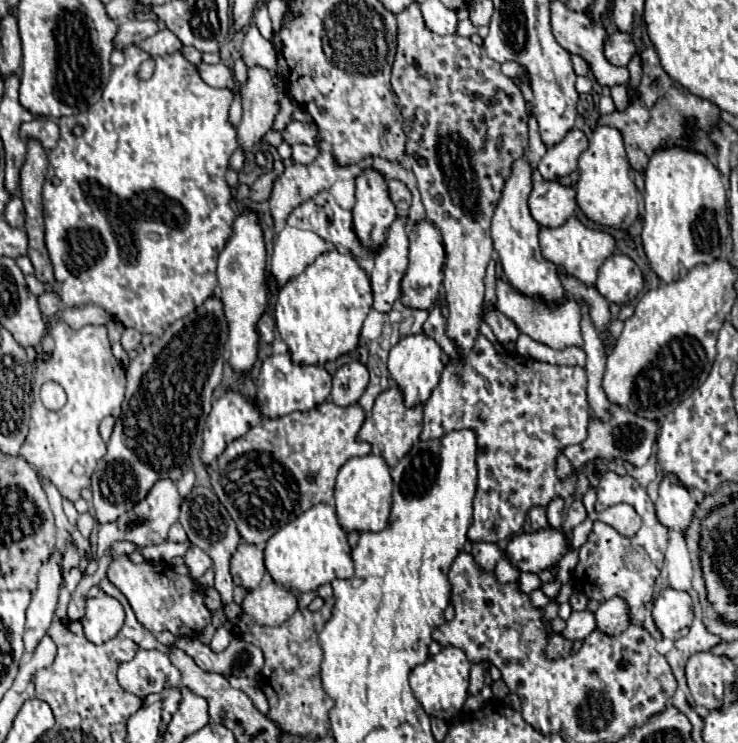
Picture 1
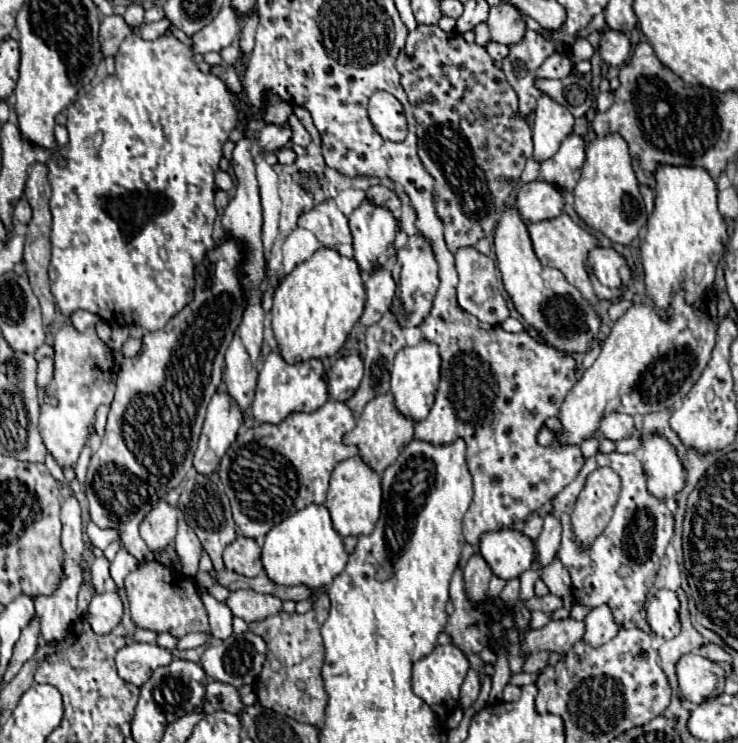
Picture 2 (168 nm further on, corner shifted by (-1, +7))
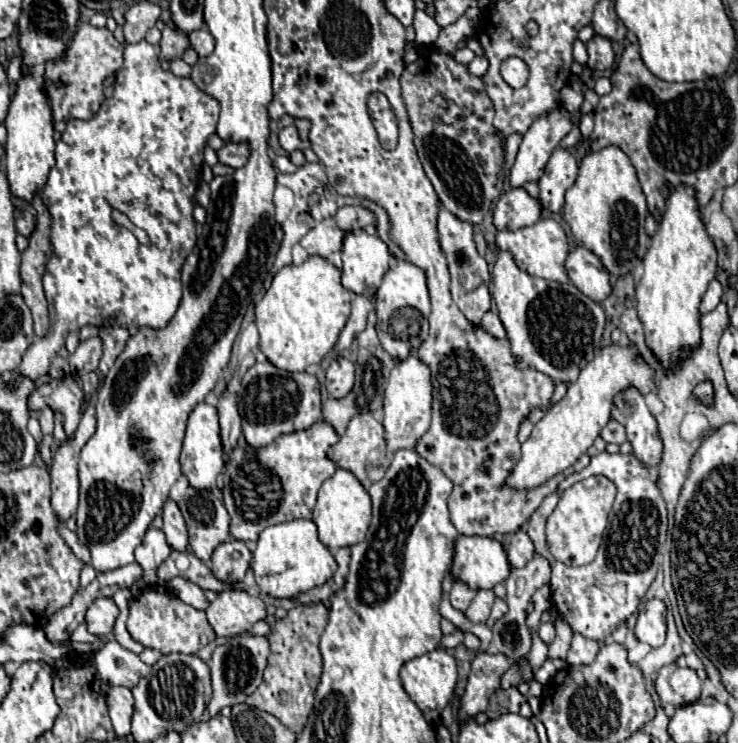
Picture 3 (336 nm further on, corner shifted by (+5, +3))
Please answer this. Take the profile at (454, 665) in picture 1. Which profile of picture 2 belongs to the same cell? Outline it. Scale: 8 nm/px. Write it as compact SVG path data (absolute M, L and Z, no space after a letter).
M438 645L430 655L414 663L412 669L412 689L418 697L422 697L430 709L436 713L440 721L446 721L448 715L458 707L460 687L464 683L468 671L468 659L456 645Z

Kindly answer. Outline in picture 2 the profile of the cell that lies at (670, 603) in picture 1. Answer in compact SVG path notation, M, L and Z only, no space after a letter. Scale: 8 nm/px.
M660 589L650 599L650 603L646 607L646 615L648 615L648 623L650 623L652 631L658 637L672 639L680 633L678 609L680 609L680 599L670 589Z

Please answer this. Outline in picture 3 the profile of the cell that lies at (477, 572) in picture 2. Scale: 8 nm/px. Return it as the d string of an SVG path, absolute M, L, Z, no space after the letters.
M456 581L452 591L450 591L450 601L452 601L452 607L458 609L458 611L466 611L472 603L472 597L476 593L472 589L468 589L468 585L464 585L462 581Z

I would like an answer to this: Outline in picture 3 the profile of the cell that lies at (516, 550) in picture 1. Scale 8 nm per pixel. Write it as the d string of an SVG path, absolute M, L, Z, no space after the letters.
M460 535L454 543L450 573L478 591L502 583L510 575L510 565L504 547L496 539Z

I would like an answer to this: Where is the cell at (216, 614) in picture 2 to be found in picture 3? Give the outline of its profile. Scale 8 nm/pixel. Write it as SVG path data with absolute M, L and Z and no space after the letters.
M172 577L168 585L174 591L174 595L178 599L182 599L184 603L188 603L188 605L192 605L196 609L206 609L208 607L204 591L196 583L192 583L192 581L184 579L184 577Z

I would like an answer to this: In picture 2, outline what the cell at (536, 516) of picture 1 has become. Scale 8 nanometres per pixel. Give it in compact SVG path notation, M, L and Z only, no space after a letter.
M534 513L534 515L530 515L530 519L526 521L526 527L522 529L530 539L538 539L538 535L540 535L540 531L542 531L542 515L538 515L538 513Z

